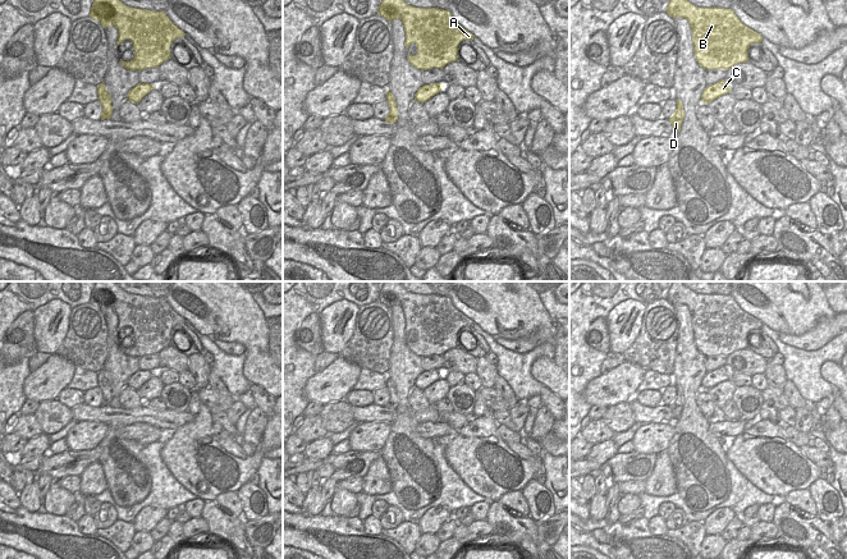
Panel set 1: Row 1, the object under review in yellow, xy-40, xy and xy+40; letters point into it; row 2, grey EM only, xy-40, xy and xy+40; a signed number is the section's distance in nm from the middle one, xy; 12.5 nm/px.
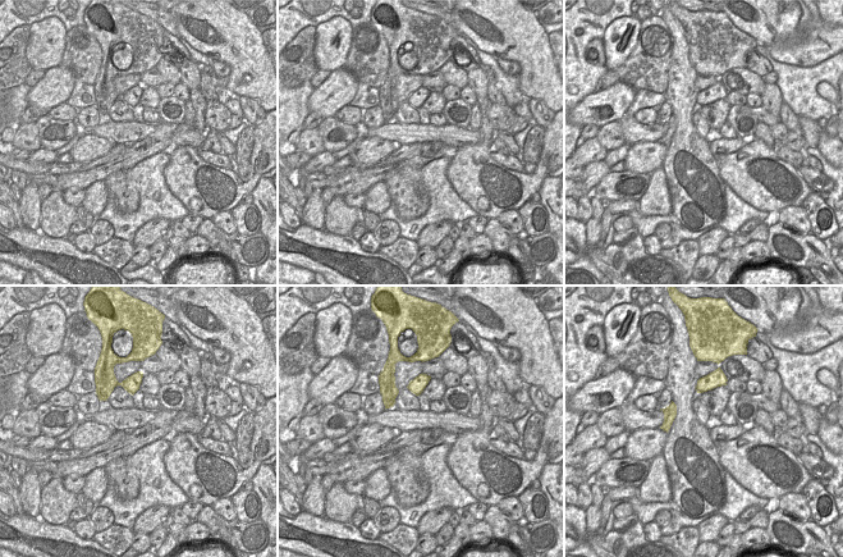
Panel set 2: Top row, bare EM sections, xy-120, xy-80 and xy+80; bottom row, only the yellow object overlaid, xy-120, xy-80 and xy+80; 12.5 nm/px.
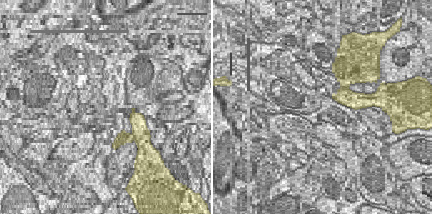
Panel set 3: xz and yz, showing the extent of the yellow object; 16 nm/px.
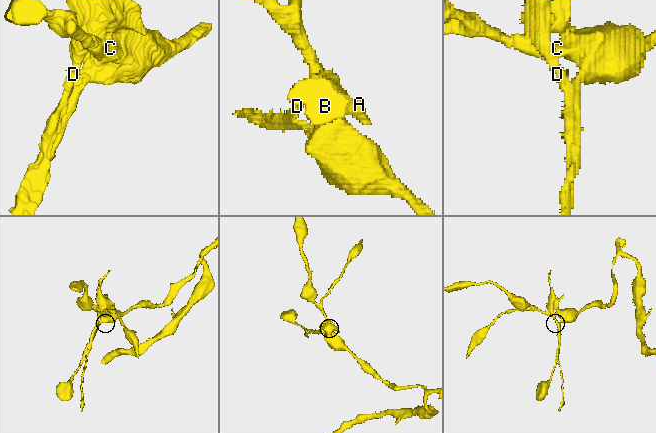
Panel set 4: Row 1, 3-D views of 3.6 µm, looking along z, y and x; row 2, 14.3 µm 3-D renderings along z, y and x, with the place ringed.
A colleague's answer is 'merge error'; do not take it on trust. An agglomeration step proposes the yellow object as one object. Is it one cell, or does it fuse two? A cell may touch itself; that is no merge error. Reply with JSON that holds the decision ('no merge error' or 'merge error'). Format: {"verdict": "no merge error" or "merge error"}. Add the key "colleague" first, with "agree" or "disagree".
{"colleague": "disagree", "verdict": "no merge error"}

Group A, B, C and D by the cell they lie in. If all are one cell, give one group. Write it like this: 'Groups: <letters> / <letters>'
Groups: A B C D.

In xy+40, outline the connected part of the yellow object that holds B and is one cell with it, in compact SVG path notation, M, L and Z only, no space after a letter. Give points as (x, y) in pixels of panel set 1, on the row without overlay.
M672 281L667 293L672 304L688 307L696 348L706 357L725 356L748 348L748 335L763 322L745 312L732 295L699 294L683 281Z

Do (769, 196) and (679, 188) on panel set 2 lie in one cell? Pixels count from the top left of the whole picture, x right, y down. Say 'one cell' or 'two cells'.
two cells

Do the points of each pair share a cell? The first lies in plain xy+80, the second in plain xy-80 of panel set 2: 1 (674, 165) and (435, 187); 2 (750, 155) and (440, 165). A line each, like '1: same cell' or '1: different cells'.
1: different cells
2: different cells

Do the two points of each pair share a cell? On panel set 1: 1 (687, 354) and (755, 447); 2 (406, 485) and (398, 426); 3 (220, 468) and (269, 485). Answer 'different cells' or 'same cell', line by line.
1: different cells
2: same cell
3: different cells

